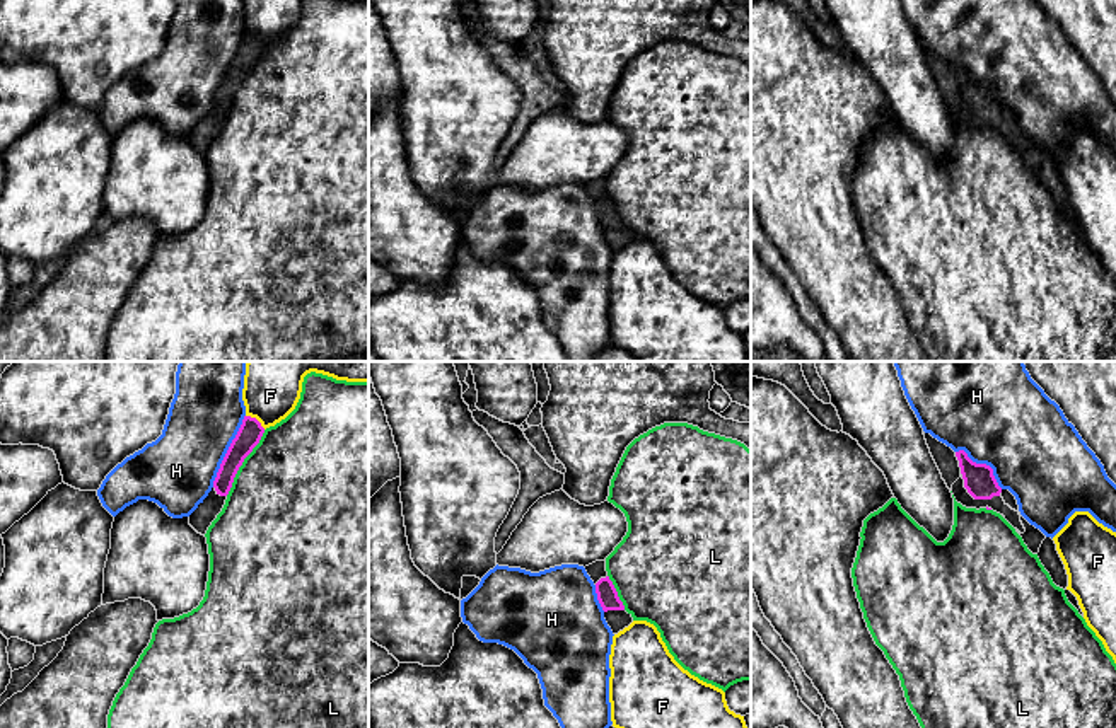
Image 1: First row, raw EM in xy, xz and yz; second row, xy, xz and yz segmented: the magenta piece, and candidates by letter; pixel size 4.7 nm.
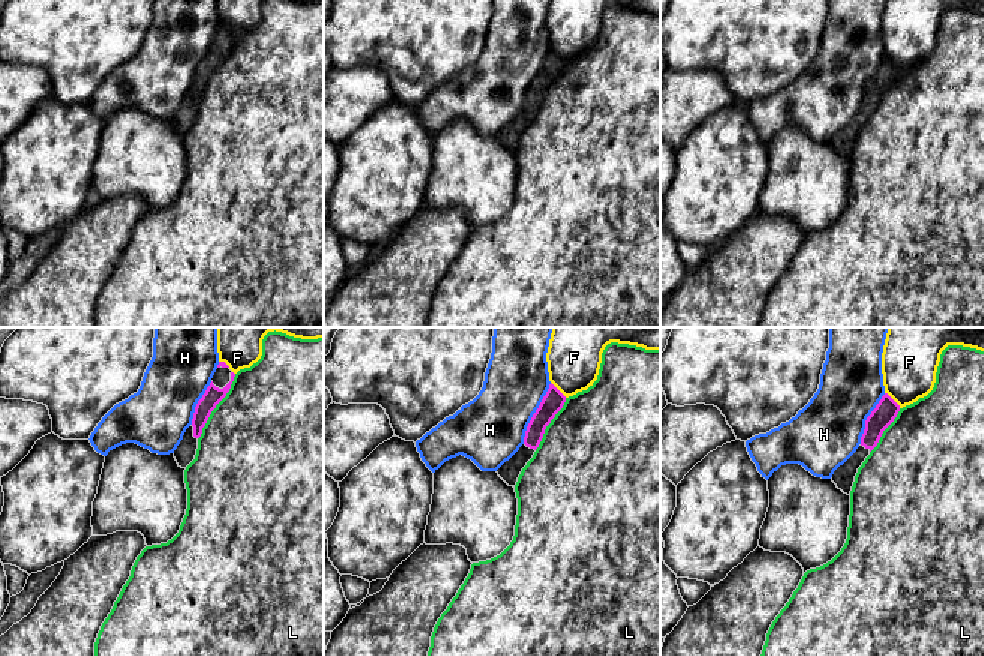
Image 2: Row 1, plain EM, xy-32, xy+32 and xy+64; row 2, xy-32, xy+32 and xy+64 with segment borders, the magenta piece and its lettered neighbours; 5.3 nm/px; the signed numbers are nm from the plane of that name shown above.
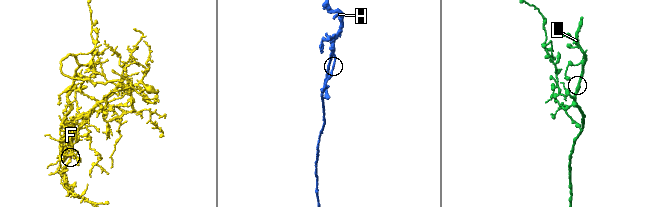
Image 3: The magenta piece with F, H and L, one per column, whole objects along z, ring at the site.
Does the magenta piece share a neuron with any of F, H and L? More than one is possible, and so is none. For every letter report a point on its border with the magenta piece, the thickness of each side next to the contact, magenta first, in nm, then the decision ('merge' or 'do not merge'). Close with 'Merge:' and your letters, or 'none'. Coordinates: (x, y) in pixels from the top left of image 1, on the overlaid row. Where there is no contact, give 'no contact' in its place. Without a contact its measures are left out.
F: meets magenta in xy at (256, 420); 120 nm thick on the magenta side, 280 nm on the other; do not merge
H: meets magenta in xy at (227, 450); 120 nm thick on the magenta side, 360 nm on the other; do not merge
L: meets magenta in xy at (243, 461); 120 nm thick on the magenta side, 500 nm on the other; do not merge
Merge: none

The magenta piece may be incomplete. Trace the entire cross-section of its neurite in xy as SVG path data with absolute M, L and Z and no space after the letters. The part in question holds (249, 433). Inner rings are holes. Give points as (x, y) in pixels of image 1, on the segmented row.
M244 416L241 428L220 464L212 491L189 515L189 525L198 534L205 535L212 522L222 511L239 467L259 443L263 433L264 428L256 418Z

